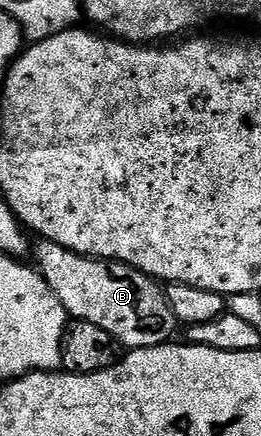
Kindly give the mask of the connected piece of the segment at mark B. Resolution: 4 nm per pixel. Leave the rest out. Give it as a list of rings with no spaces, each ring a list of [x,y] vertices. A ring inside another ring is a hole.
[[[42,240],[39,245],[32,252],[33,257],[38,258],[36,267],[48,286],[52,286],[56,298],[60,298],[67,317],[92,322],[92,326],[108,330],[108,334],[112,334],[112,338],[116,338],[126,350],[155,348],[175,339],[174,331],[179,331],[179,322],[172,314],[172,306],[168,306],[163,285],[154,277],[146,276],[140,270],[116,260],[95,260],[92,256],[81,256],[51,240]]]

